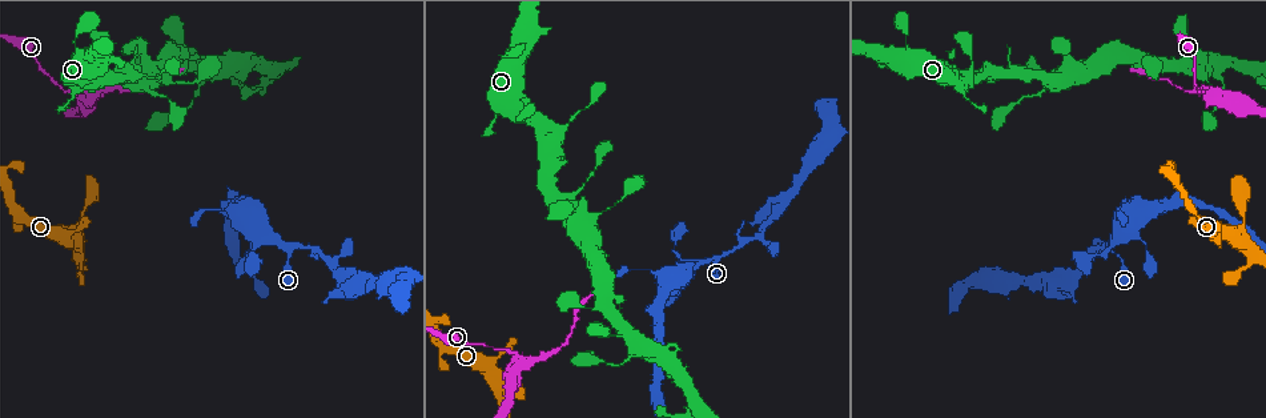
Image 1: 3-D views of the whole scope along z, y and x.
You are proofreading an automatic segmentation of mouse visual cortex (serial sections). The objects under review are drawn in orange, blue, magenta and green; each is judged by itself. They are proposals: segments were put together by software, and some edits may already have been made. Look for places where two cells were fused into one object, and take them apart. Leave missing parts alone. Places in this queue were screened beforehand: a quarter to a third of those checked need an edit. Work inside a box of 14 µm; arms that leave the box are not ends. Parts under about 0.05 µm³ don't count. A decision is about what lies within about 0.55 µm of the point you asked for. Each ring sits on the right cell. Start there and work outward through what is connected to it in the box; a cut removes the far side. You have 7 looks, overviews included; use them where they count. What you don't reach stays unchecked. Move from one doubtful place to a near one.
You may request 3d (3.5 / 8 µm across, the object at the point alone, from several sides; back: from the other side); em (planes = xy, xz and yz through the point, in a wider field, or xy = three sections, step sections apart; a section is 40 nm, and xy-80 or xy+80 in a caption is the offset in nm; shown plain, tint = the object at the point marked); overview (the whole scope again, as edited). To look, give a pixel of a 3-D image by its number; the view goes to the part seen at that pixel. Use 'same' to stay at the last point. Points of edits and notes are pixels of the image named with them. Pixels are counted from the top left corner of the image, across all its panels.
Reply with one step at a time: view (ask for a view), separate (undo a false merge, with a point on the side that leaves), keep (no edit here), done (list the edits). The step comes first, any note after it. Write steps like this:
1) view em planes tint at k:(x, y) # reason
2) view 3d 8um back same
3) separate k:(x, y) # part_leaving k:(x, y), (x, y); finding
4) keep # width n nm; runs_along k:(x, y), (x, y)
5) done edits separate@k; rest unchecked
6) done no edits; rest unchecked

view em planes tint at 1:(329, 260)

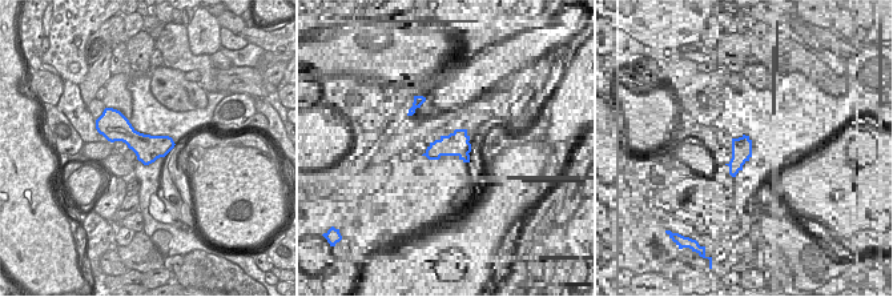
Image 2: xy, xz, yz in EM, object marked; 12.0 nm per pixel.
view 3d 3.5um back same

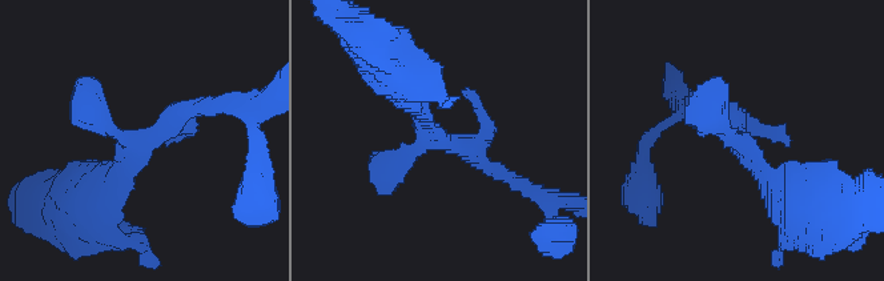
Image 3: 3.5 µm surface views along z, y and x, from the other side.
keep # width 320 nm; runs_along 3:(215, 103), (153, 135), (100, 205); continuous, no second cell

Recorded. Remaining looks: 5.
view 3d 8um at 1:(162, 78) # narrows sharply

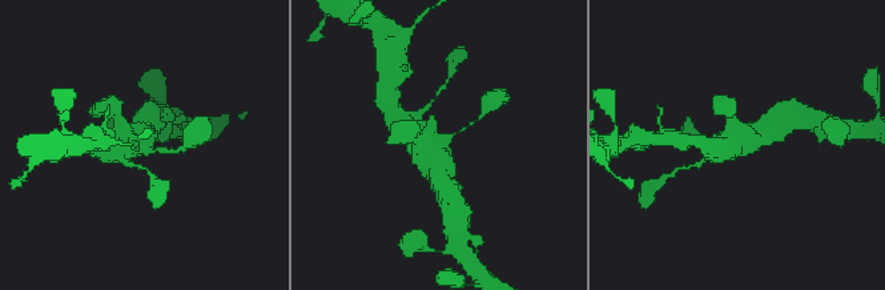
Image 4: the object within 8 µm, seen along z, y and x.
view em planes tint at 4:(435, 143)

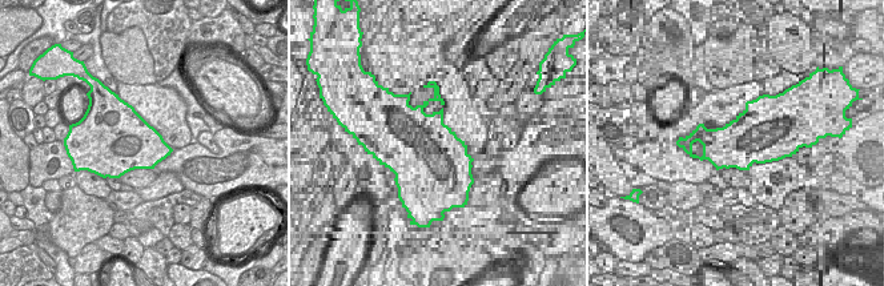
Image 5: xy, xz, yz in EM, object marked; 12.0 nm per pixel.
keep # runs_along 4:(398, 117), (435, 157), (441, 176); all the same cell

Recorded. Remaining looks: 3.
view 3d 3.5um at 1:(1211, 90) # arms part here

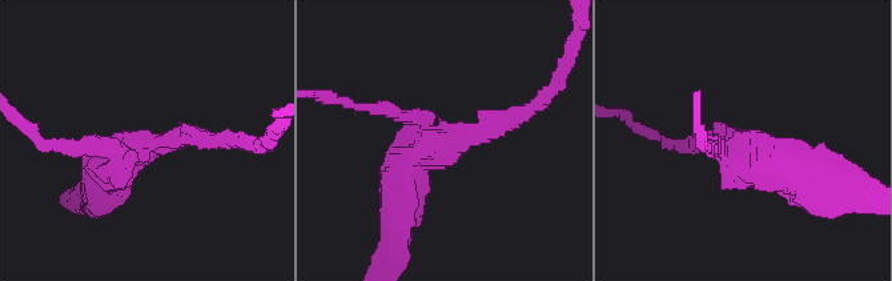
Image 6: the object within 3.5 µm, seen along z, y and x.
view em xy step 3 tint at 6:(742, 149) # arms 3; arm_widths 150, 250, 450 nm

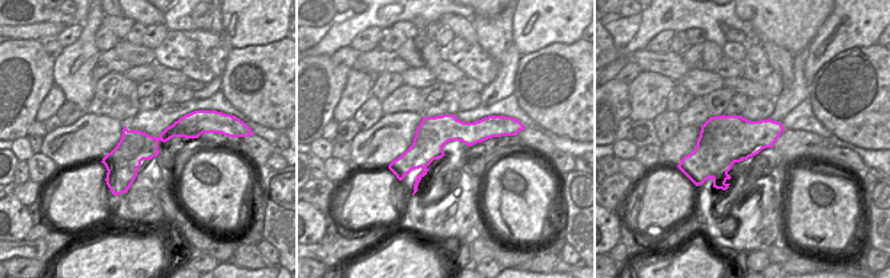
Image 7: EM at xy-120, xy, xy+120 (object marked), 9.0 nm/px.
separate 6:(720, 128) # part_leaving 6:(734, 152), (840, 192); a second cell is stuck on

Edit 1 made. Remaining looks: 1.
done edits separate@6; rest unchecked

